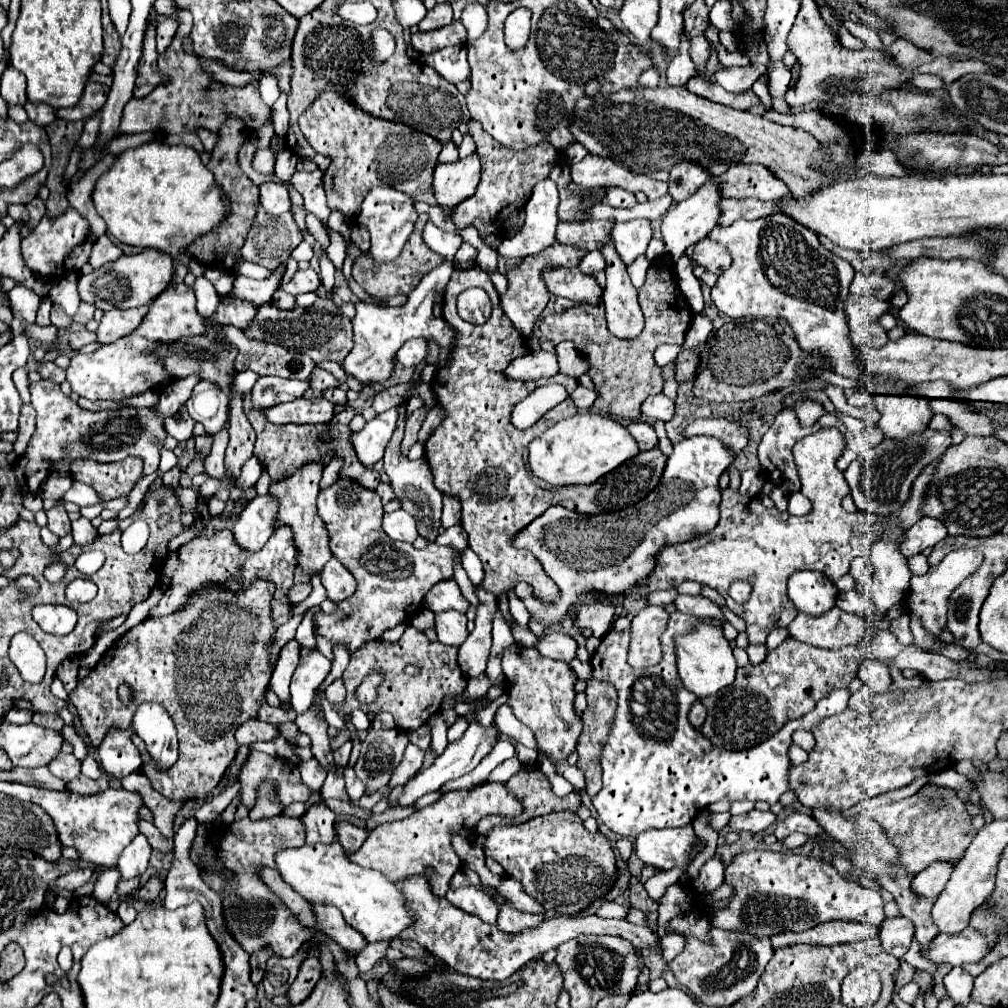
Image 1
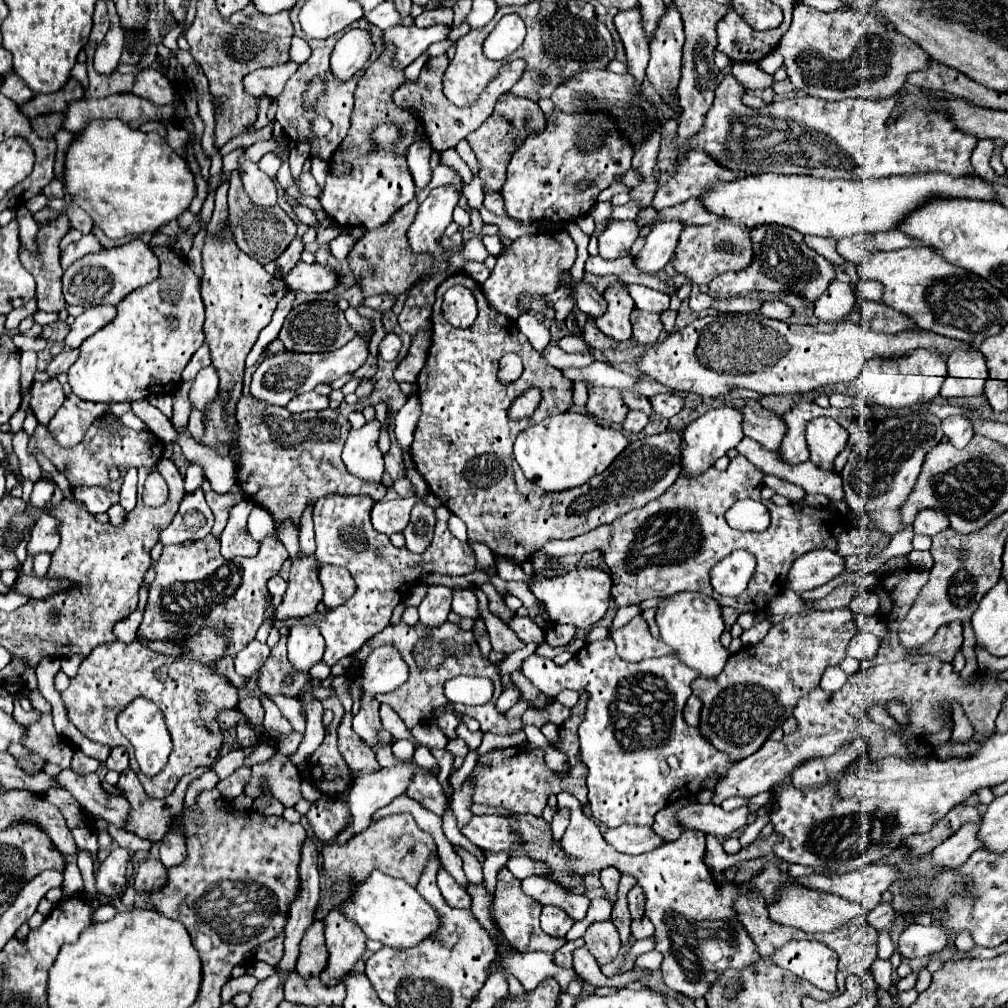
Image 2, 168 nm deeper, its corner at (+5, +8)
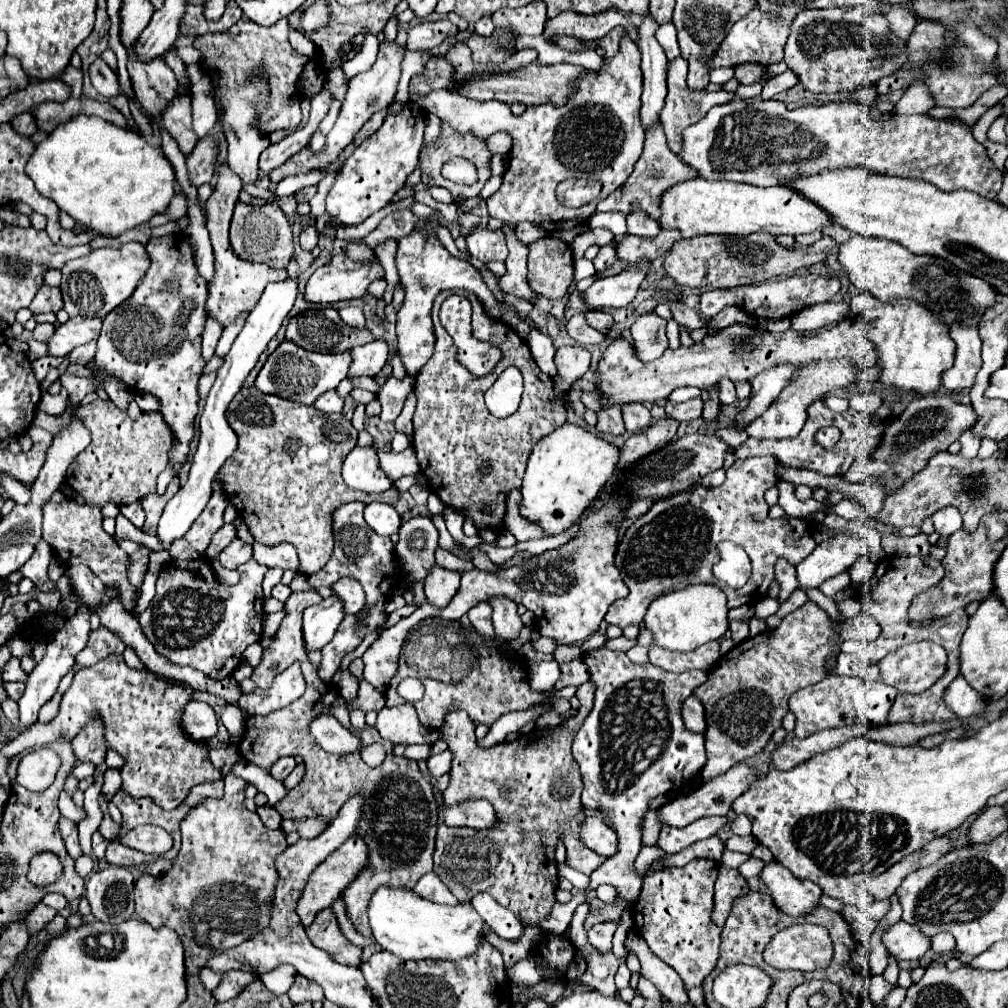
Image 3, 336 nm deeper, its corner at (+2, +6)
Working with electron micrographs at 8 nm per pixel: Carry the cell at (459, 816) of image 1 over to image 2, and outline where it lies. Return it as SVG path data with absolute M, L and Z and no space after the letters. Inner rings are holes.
M401 813L401 815L389 815L383 817L375 823L371 823L365 831L361 831L361 835L353 835L353 839L349 839L349 843L345 845L327 845L323 847L321 855L323 855L323 867L327 873L327 887L331 889L331 893L325 895L321 907L317 909L315 917L323 919L339 901L341 897L345 897L347 893L347 885L351 879L365 879L369 875L369 871L383 871L385 875L391 877L401 877L405 879L411 887L417 887L419 877L423 875L429 857L437 853L437 845L433 841L431 835L423 833L417 823L413 821L411 813ZM335 881L345 881L341 885L335 885Z

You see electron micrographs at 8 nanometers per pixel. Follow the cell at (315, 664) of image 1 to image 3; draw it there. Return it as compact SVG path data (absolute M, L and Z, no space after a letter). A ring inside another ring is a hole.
M336 595L308 607L304 611L306 651L322 649L334 637L342 619L344 619L344 603Z

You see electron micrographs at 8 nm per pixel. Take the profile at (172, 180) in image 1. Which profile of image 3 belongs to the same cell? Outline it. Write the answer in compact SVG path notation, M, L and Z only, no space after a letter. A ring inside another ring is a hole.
M82 113L36 145L26 173L40 195L52 199L78 225L112 237L164 211L174 197L174 171L162 149L150 147L136 131Z

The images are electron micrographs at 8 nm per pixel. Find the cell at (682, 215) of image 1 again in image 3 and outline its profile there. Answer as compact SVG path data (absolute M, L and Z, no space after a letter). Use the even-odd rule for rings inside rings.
M642 261L642 263L632 265L632 269L628 271L622 271L620 275L594 281L582 293L582 301L586 309L588 311L608 309L608 307L620 309L620 307L630 305L636 297L636 291L642 279L648 275L648 271L650 271L650 261Z

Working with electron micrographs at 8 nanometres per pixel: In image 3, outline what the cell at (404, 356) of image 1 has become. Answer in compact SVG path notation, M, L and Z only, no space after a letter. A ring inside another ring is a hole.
M376 339L368 345L356 347L350 351L352 355L352 365L348 369L348 377L362 377L362 375L370 375L376 377L380 373L380 369L384 367L384 363L388 361L388 345L382 339Z

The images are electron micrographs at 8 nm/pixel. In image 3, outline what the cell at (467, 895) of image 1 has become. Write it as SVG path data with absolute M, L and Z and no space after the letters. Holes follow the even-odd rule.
M426 873L420 877L420 881L414 885L414 891L432 901L432 903L446 903L446 905L456 905L458 899L450 893L450 889L436 877L436 873Z

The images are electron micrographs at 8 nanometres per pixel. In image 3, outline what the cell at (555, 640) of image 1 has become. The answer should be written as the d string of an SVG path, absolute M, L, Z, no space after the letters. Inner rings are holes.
M492 597L492 599L488 599L488 603L492 605L496 635L504 641L518 637L518 633L524 625L520 621L520 615L516 613L516 605L508 597Z

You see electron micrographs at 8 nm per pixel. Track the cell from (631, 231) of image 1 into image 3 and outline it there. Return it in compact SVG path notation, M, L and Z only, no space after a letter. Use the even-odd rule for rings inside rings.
M604 245L600 247L600 253L594 257L594 267L596 271L606 271L612 263L616 261L616 249L612 245Z

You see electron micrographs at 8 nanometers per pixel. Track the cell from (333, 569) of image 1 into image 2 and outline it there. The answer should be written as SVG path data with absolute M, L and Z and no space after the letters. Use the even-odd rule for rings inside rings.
M323 567L319 571L319 579L323 585L323 603L328 608L335 608L337 605L343 605L355 591L355 583L343 567Z

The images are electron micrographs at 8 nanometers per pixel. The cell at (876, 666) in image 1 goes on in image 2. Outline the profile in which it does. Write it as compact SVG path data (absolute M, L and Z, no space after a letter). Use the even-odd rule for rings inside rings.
M859 631L859 633L851 639L847 653L849 653L851 657L855 657L857 661L873 661L875 655L877 655L877 649L879 649L877 637Z

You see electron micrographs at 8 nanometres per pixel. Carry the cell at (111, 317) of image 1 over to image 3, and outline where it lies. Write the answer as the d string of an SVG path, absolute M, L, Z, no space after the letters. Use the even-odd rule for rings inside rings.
M74 317L68 319L64 325L58 325L54 335L48 339L48 355L66 357L74 347L88 343L90 339L96 339L100 335L100 319L86 319L86 317Z

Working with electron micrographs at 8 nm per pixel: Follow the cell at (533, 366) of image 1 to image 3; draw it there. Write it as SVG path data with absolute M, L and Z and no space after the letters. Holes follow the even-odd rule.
M582 345L572 347L558 347L556 351L557 375L553 379L558 393L566 394L572 384L578 381L590 367L590 351Z

